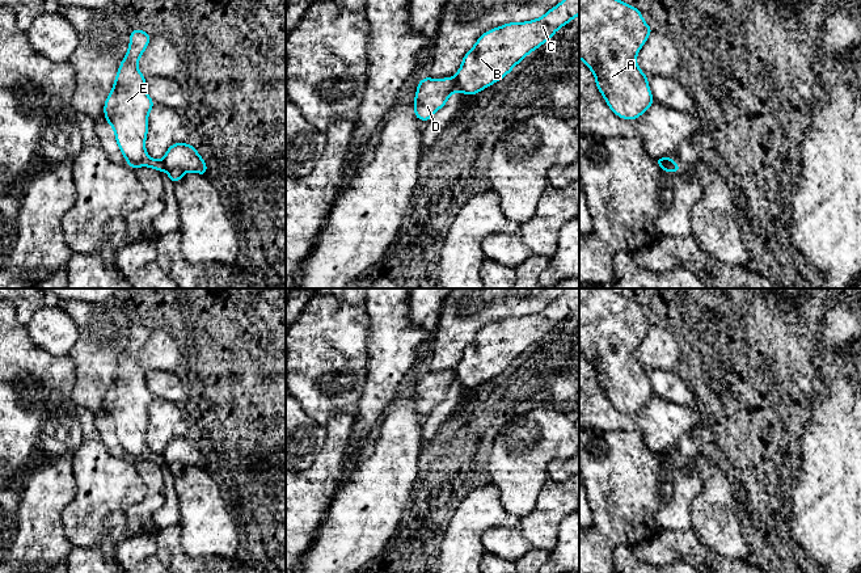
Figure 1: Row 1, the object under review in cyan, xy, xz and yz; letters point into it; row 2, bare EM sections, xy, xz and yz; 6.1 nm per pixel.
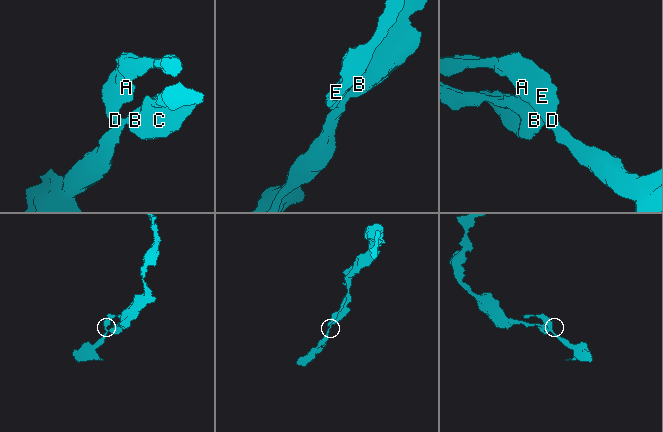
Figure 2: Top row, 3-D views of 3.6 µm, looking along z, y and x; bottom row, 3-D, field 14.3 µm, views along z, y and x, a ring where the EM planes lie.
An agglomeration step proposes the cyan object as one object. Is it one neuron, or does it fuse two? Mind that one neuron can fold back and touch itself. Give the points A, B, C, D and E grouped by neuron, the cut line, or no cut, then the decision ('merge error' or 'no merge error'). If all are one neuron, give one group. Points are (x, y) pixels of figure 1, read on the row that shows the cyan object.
A D E / B C | yz (675, 163), (667, 163), (662, 168) | merge error

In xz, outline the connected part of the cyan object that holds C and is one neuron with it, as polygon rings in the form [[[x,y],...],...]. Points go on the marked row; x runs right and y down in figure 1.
[[[562,0],[543,17],[508,22],[484,33],[455,75],[456,92],[477,94],[503,79],[529,52],[579,14],[579,0]]]

